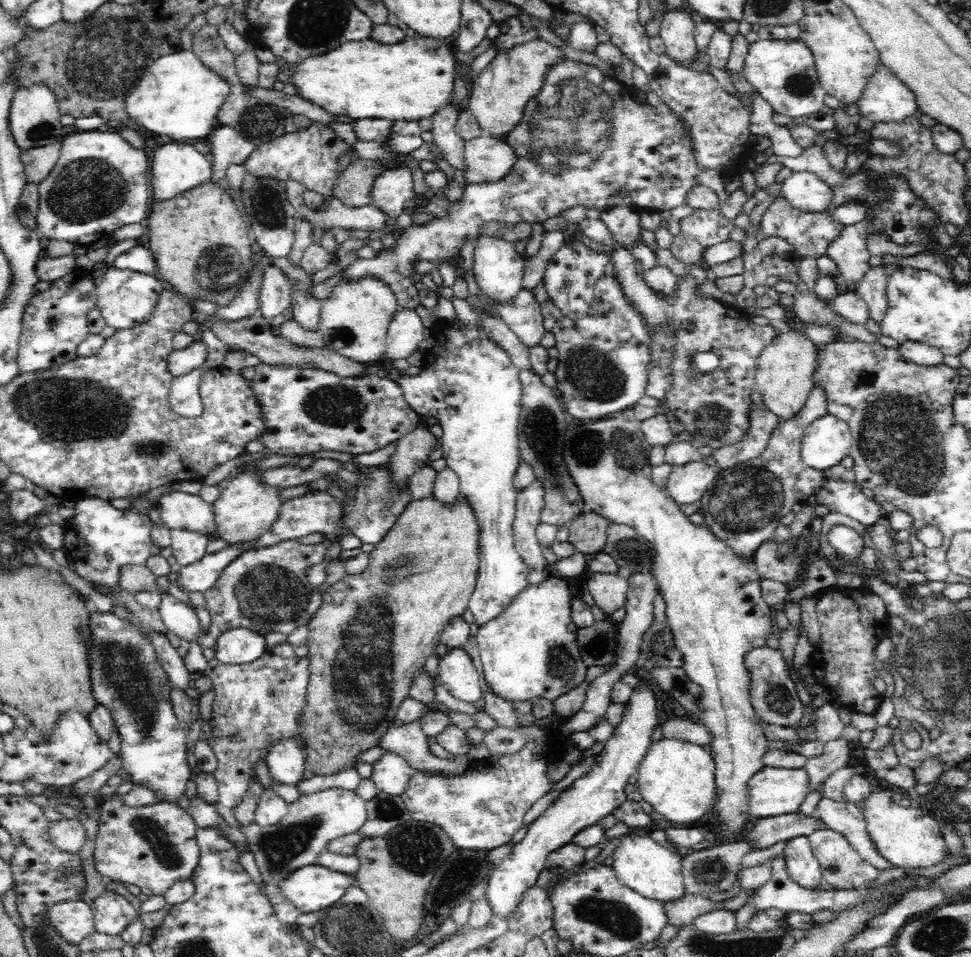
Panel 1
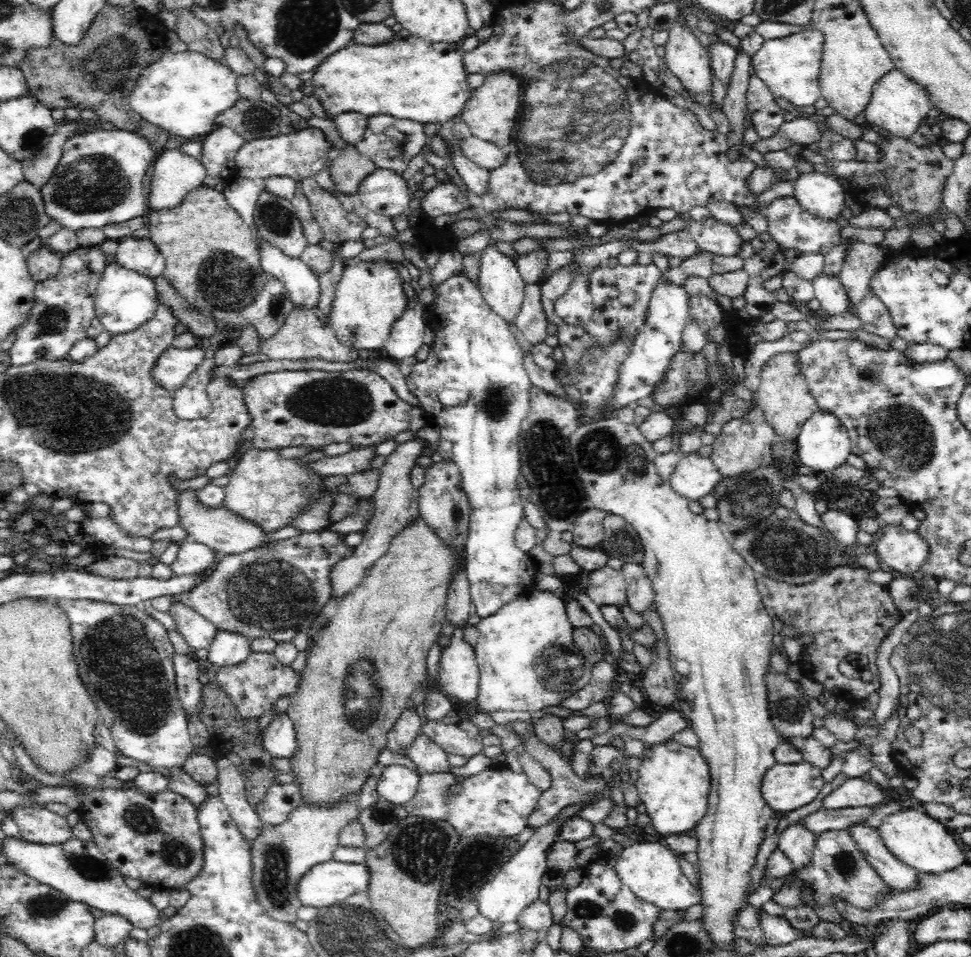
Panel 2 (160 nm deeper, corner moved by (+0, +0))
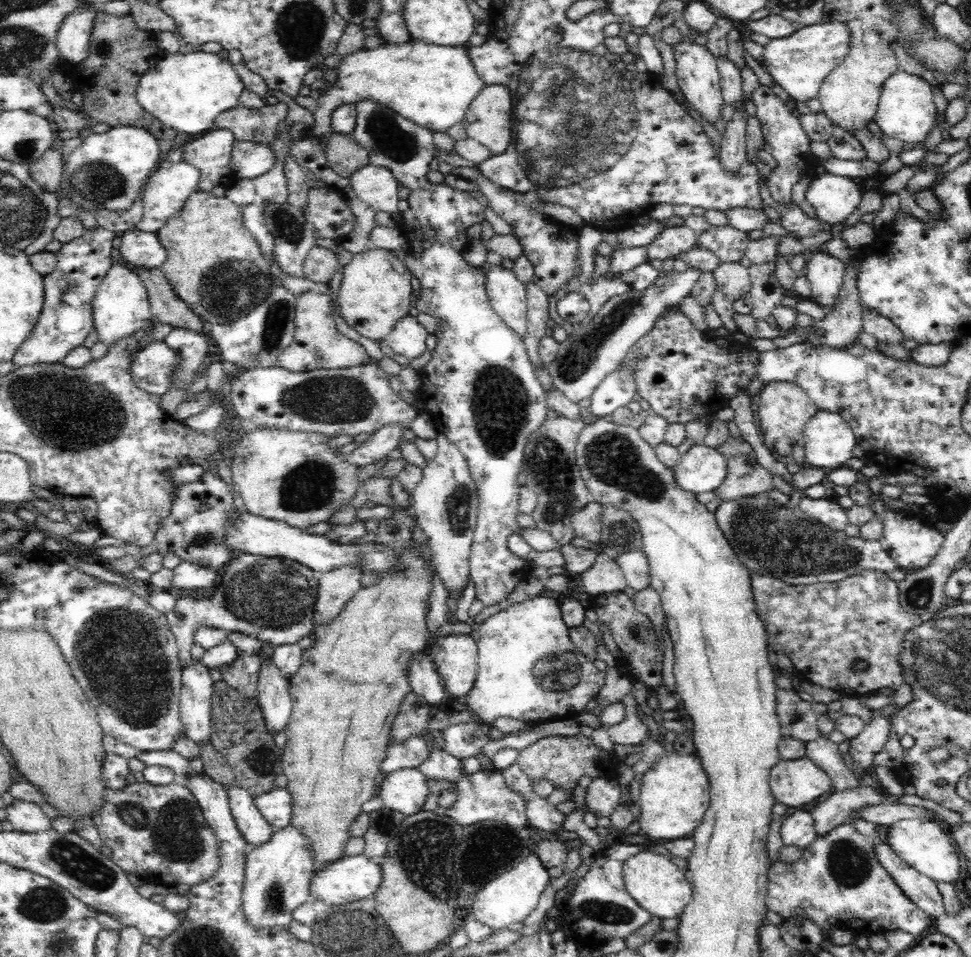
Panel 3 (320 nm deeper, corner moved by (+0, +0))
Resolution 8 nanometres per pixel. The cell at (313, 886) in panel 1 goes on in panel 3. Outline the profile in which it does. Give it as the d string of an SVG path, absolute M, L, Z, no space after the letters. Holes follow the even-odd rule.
M364 853L360 856L344 856L314 874L310 884L310 899L313 902L338 906L362 898L373 898L382 882L383 873L375 860L367 858Z

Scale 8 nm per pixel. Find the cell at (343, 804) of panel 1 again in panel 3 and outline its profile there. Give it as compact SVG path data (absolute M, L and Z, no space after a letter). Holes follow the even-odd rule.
M290 826L274 830L269 842L249 848L245 872L241 899L247 924L254 926L254 929L286 929L293 919L291 912L306 901L311 901L314 851L300 829Z

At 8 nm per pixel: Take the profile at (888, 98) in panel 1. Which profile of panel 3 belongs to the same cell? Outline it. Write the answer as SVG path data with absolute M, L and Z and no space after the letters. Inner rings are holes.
M896 71L890 78L886 78L882 84L880 102L874 118L874 122L880 127L886 136L898 138L906 144L918 144L926 140L926 136L932 132L932 128L938 122L938 110L932 99L932 86L918 75Z

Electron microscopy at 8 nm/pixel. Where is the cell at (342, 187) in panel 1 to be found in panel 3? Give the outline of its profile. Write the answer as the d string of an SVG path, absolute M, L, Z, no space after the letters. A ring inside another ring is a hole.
M336 131L328 138L325 155L330 167L346 178L351 178L353 172L370 163L368 151L354 137Z

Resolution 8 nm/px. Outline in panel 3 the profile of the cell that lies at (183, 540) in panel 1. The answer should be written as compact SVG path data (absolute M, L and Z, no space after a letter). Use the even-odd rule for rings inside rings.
M182 560L173 568L172 591L177 593L209 592L217 584L218 573L209 566L200 566Z

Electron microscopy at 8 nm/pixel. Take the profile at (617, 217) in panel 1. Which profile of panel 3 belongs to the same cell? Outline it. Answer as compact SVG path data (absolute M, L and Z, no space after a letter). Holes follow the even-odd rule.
M686 225L665 227L650 244L646 245L649 260L673 259L698 246L694 230Z

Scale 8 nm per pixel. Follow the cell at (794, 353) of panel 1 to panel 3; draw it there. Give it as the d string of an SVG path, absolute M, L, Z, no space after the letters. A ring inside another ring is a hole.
M773 381L766 383L760 393L758 404L758 418L763 441L774 459L784 465L801 465L805 462L805 447L802 440L802 431L805 424L818 412L810 397L801 387L792 382Z

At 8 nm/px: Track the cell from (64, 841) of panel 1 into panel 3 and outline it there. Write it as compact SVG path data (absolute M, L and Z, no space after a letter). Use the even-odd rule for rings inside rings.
M15 799L5 811L6 821L12 823L14 831L38 834L52 830L53 819L48 818L38 804Z

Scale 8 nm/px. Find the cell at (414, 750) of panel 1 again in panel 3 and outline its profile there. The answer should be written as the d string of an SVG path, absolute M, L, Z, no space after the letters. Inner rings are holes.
M431 748L430 754L422 760L419 769L432 780L449 780L458 782L464 774L462 759L445 750Z

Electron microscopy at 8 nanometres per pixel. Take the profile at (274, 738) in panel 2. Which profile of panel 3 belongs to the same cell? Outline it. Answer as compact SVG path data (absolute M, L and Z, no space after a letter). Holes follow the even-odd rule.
M264 643L257 652L261 667L257 680L256 699L262 709L268 731L272 733L285 730L293 707L290 685L272 660L274 646Z

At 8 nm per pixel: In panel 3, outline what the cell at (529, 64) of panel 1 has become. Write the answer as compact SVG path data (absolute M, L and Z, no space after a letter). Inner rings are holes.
M485 85L475 96L468 107L465 120L462 122L466 128L467 137L478 141L492 154L504 154L512 144L514 126L513 94L510 89L502 85Z

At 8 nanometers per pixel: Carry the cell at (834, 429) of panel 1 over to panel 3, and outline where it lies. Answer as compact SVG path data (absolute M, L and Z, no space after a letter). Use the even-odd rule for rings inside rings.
M818 409L818 412L805 424L802 440L805 447L805 462L822 469L835 470L844 467L847 460L853 458L852 450L857 445L852 427L846 424L842 416L824 409Z

